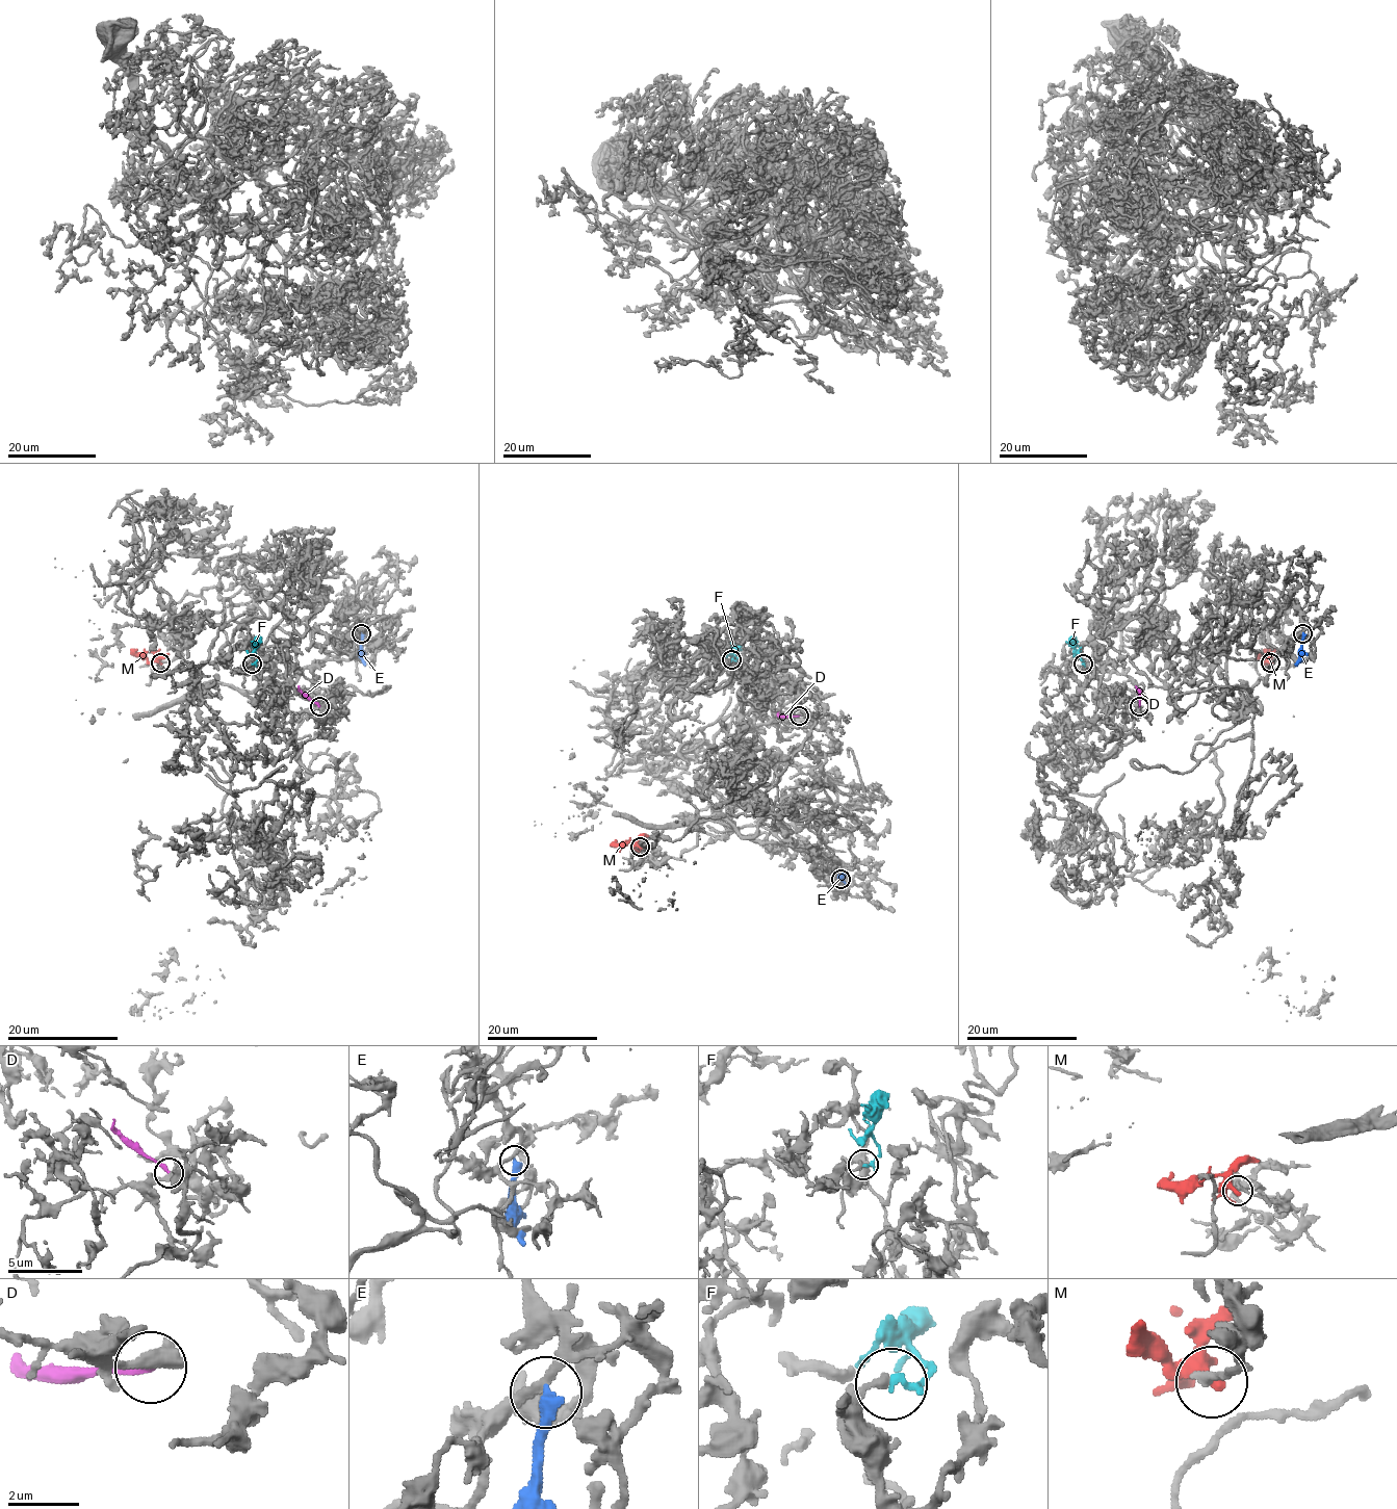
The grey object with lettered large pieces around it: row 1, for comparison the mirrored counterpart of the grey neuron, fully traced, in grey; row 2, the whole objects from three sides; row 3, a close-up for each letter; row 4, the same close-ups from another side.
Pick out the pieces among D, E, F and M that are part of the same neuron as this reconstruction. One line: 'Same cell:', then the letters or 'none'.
Same cell: none

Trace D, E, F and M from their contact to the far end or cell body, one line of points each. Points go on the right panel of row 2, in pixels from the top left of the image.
D: (1139, 706), (1139, 691), (1135, 685)
E: (1303, 634), (1301, 659), (1295, 666)
F: (1084, 664), (1072, 635)
M: (1270, 664), (1266, 661), (1268, 649)

